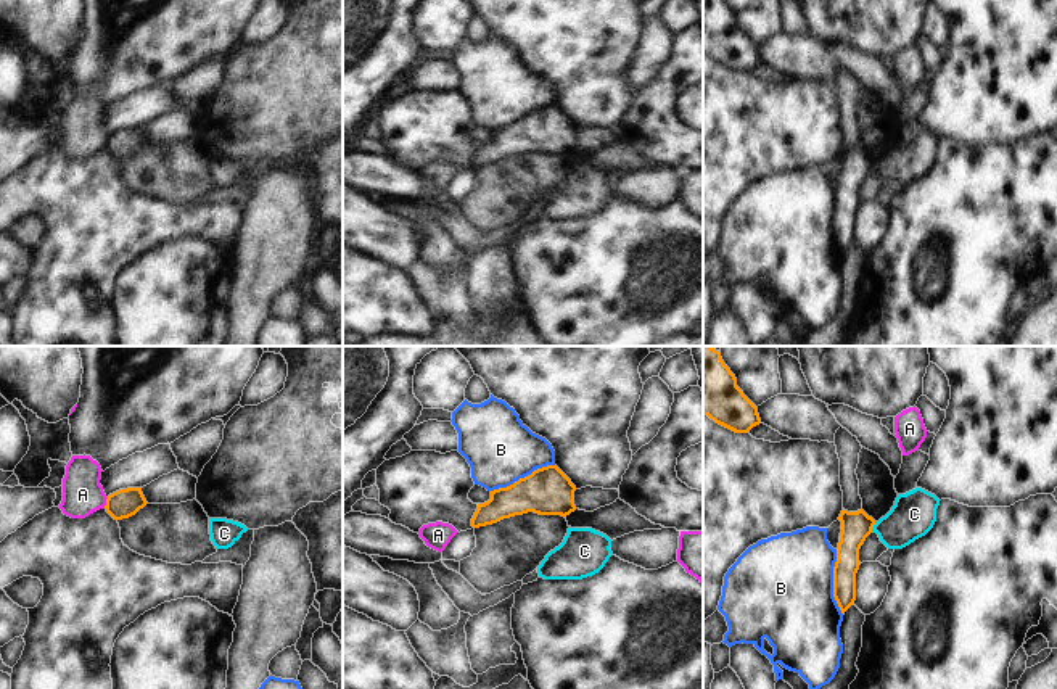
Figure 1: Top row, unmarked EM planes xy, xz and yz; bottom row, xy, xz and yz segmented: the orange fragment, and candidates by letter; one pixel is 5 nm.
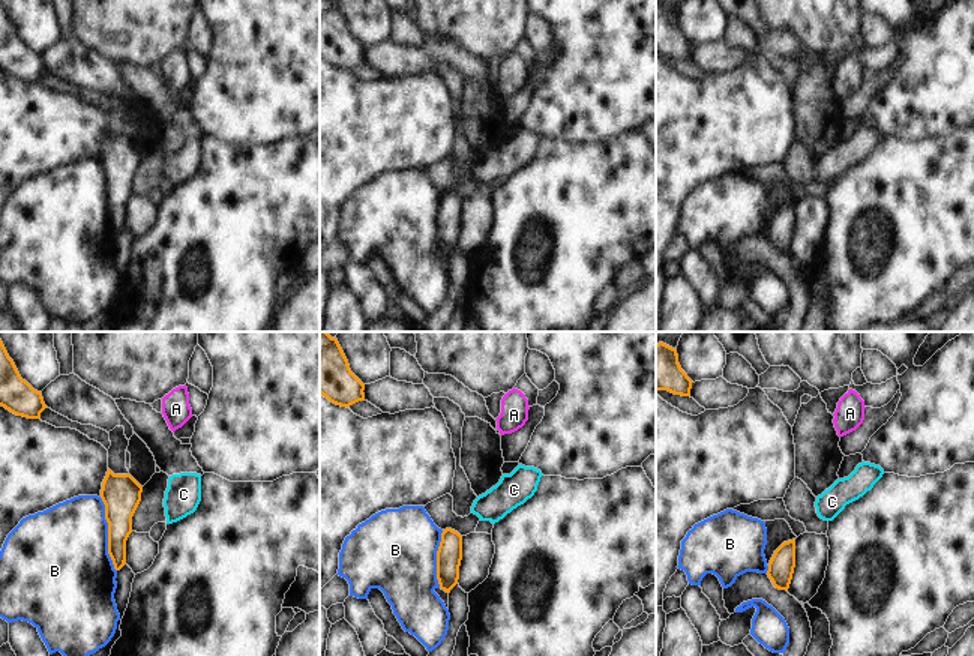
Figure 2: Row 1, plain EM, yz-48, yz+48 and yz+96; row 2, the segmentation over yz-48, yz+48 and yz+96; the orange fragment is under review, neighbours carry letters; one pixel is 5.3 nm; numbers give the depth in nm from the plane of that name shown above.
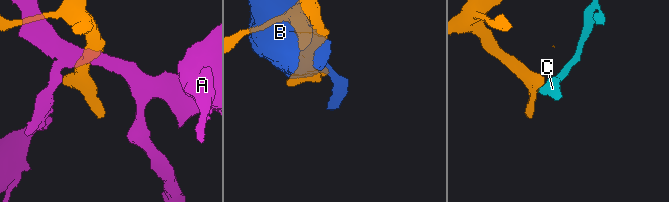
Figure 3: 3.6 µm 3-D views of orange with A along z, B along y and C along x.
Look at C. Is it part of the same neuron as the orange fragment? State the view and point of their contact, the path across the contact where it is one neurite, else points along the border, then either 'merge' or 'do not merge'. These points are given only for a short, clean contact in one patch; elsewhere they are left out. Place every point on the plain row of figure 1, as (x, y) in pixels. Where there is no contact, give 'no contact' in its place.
contact yz (872, 166); border yz (876, 161), (871, 169); do not merge

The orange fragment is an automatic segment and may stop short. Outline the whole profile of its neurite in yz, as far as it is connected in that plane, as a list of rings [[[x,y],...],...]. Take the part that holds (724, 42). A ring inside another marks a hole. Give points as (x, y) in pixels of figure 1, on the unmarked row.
[[[703,0],[703,53],[735,72],[761,63],[758,47],[737,26],[724,0]]]

